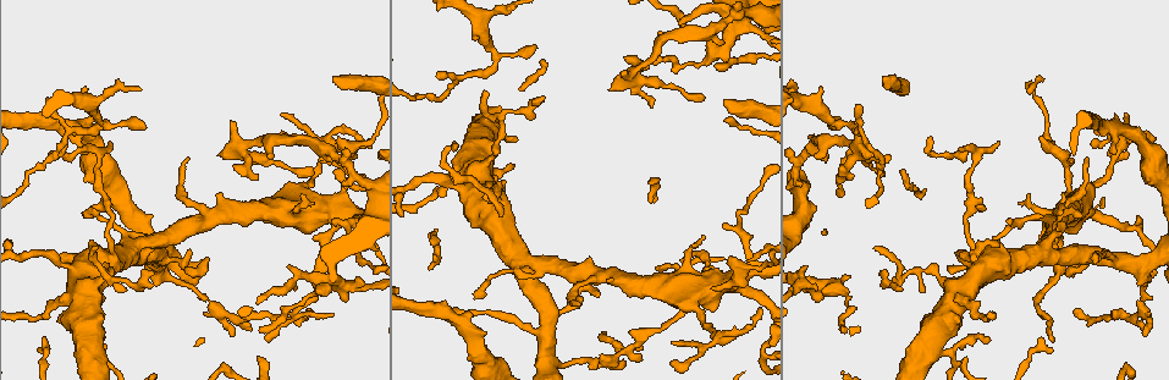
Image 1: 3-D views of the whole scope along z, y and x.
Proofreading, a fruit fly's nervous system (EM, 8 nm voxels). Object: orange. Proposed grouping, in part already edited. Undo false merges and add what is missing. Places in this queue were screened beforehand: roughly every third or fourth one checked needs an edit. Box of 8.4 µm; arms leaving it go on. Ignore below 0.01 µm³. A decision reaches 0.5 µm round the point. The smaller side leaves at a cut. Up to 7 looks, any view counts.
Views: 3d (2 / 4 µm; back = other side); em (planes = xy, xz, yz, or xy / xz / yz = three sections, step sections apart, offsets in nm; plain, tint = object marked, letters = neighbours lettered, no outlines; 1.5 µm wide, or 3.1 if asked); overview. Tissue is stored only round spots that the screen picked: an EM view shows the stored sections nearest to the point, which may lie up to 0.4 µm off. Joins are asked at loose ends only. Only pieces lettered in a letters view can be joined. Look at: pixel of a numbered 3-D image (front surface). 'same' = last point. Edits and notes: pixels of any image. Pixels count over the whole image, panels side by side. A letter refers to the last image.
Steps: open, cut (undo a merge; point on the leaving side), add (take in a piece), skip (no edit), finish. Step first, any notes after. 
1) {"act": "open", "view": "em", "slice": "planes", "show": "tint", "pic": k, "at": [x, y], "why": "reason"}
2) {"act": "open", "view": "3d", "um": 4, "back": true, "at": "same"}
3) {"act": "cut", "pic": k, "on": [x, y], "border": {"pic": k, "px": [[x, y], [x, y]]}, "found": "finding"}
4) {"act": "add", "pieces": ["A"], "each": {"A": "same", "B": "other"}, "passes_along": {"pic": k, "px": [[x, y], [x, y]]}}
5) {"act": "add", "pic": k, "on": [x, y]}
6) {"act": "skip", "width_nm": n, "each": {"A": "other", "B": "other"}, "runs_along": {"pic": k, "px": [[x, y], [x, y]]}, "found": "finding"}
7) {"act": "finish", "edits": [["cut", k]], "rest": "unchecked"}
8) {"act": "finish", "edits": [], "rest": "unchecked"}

{"act": "open", "view": "3d", "um": 4, "pic": 1, "at": [962, 299], "why": "thick turns thin"}

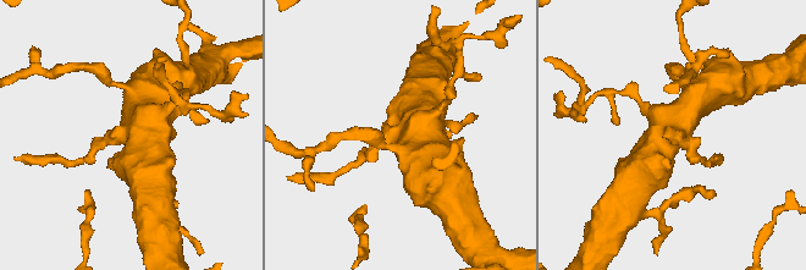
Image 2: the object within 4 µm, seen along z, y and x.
{"act": "open", "view": "em", "slice": "planes", "show": "tint", "pic": 2, "at": [676, 136], "why": "now the EM"}

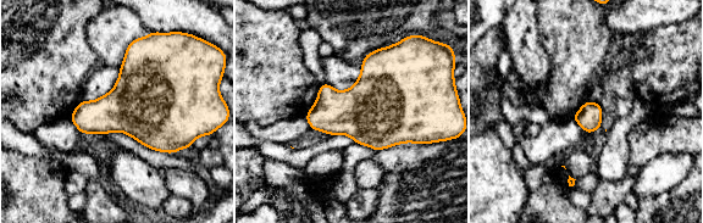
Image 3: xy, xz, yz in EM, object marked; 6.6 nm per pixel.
{"act": "open", "view": "em", "slice": "planes", "show": "letters", "at": "same", "why": "see the neighbours"}

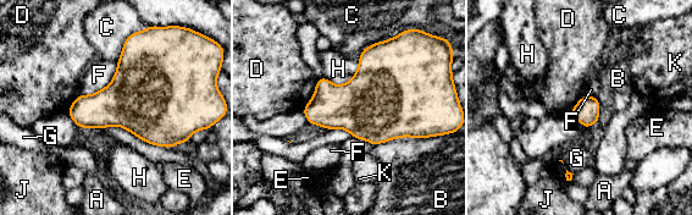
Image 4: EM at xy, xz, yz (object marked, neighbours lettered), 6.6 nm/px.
{"act": "skip", "width_nm": 420, "each": {"A": "other", "B": "other", "C": "other", "D": "other", "E": "other", "F": "other", "G": "other", "H": "other", "J": "other", "K": "other"}, "border": {"pic": 4, "px": [[359, 62], [341, 84], [324, 76]]}, "found": "continuous, no second neuron"}

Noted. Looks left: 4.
{"act": "open", "view": "3d", "um": 2, "pic": 1, "at": [1072, 311], "why": "branch stops here"}

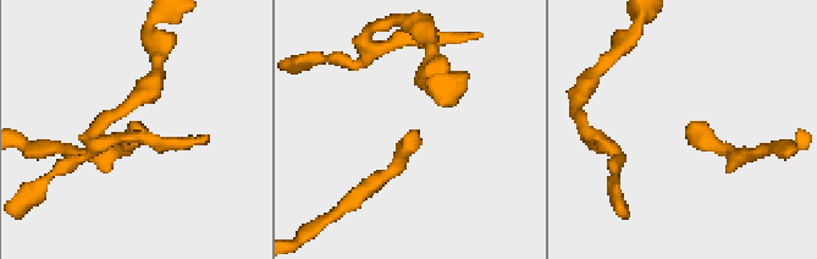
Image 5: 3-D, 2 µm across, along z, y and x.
{"act": "open", "view": "em", "slice": "xy", "step": 4, "show": "letters", "pic": 5, "at": [688, 134]}

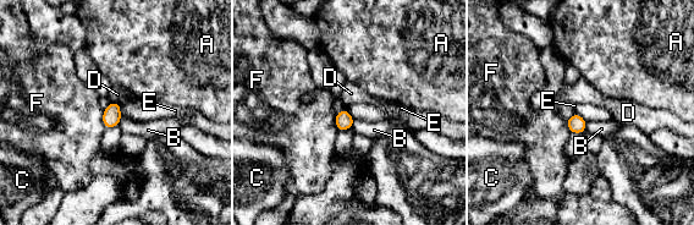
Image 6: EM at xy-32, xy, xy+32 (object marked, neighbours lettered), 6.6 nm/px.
{"act": "skip", "each": {"A": "other", "B": "other", "C": "other", "D": "other", "E": "other", "F": "other"}, "border": {"pic": 6, "px": [[587, 122], [584, 131]]}, "found": "none of them fits"}

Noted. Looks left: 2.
{"act": "open", "view": "em", "slice": "planes", "show": "letters", "pic": 1, "at": [1020, 202], "why": "tapers out"}

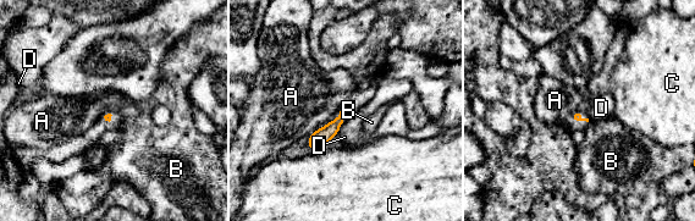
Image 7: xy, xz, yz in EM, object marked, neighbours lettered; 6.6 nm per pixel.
{"act": "skip", "each": {"A": "other", "B": "other", "C": "other", "D": "other"}, "border": {"pic": 7, "px": [[342, 125], [334, 137]]}, "found": "none of them fits"}

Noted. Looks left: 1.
{"act": "finish", "edits": [], "rest": "unchecked"}

